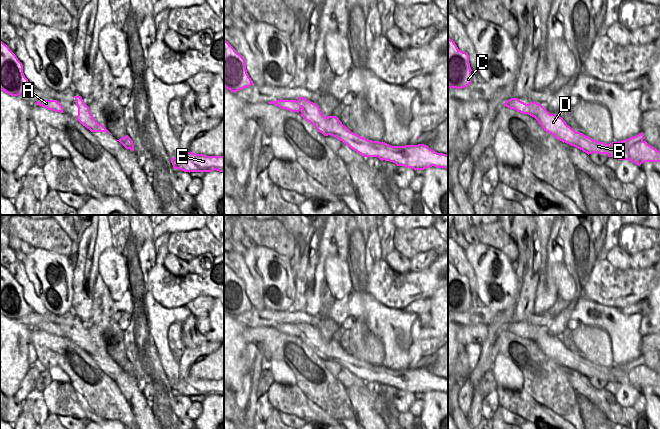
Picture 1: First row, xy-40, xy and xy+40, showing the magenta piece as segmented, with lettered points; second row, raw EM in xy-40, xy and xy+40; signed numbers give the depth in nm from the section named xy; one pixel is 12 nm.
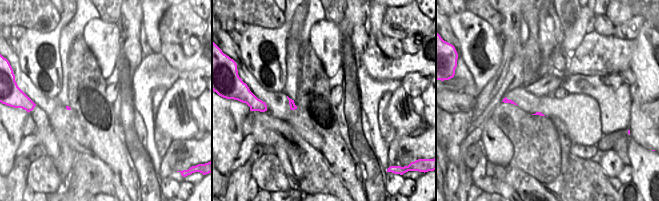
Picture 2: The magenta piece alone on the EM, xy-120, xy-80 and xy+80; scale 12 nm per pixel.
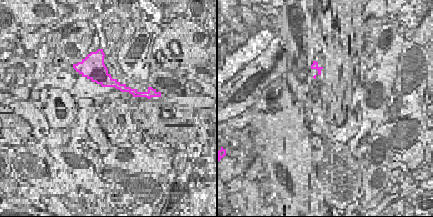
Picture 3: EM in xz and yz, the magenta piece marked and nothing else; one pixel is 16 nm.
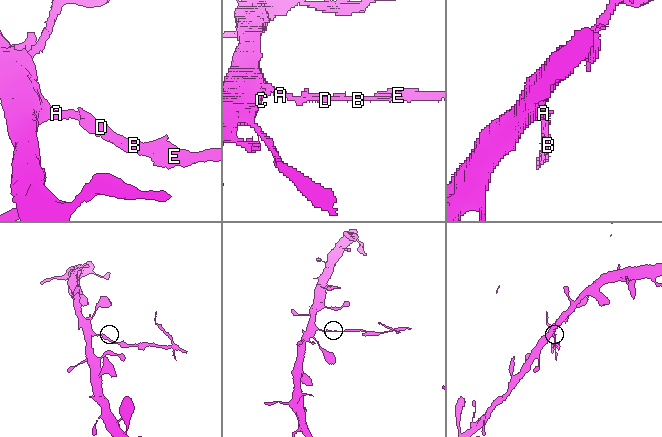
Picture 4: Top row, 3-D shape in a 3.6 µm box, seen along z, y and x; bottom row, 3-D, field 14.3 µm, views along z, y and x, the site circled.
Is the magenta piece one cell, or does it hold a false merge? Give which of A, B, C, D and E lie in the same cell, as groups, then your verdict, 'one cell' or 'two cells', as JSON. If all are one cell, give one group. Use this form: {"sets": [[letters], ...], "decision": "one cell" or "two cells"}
{"sets": [["A", "C"], ["B", "D", "E"]], "decision": "two cells"}

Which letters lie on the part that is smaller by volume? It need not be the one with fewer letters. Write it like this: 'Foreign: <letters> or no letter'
Foreign: B, D, E

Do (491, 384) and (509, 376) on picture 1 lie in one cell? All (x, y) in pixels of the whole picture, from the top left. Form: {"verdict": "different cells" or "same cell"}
{"verdict": "different cells"}

